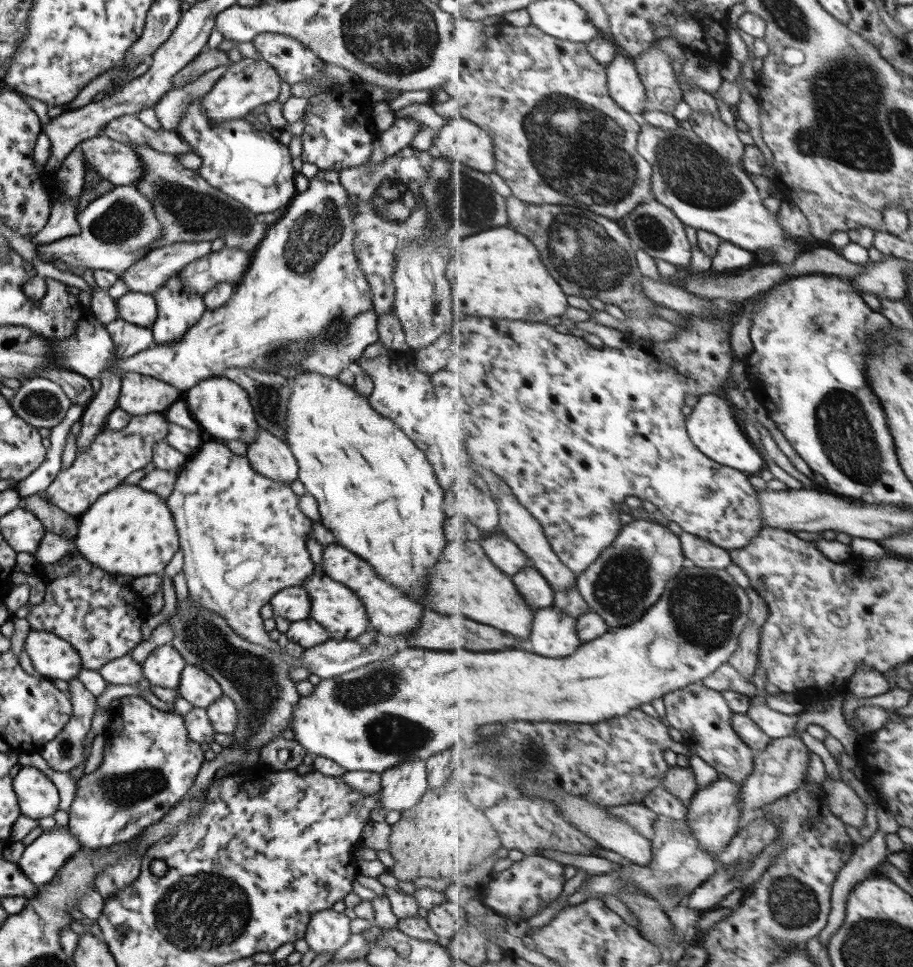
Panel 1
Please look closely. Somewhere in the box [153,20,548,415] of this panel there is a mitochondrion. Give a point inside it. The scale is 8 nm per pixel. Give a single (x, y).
(461, 199)

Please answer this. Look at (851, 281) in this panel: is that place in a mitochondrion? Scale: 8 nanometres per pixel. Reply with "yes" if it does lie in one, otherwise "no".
no

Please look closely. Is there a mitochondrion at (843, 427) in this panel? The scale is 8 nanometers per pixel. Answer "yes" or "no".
yes

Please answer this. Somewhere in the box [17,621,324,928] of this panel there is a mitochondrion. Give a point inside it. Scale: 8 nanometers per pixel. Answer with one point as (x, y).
(126, 789)

